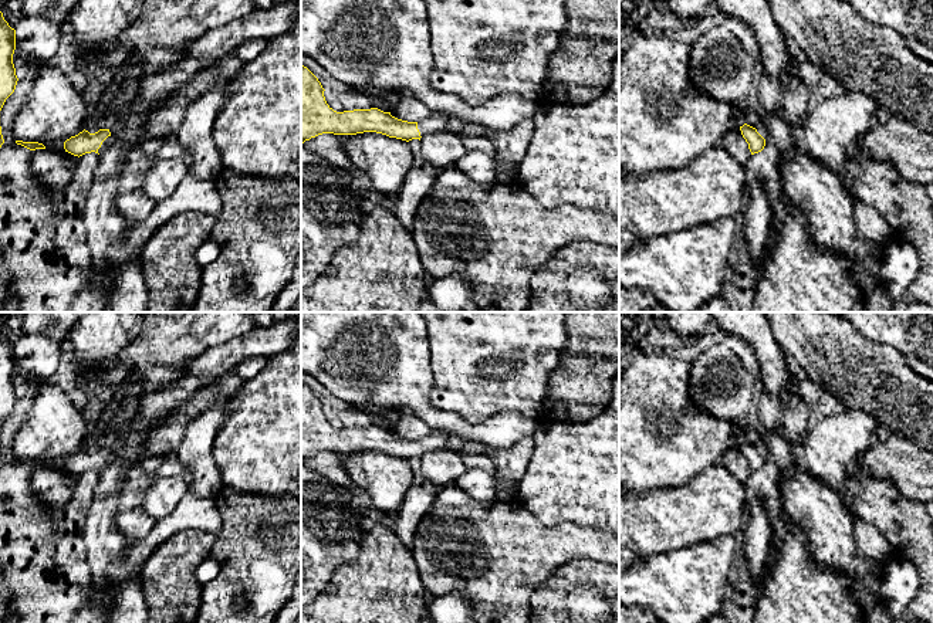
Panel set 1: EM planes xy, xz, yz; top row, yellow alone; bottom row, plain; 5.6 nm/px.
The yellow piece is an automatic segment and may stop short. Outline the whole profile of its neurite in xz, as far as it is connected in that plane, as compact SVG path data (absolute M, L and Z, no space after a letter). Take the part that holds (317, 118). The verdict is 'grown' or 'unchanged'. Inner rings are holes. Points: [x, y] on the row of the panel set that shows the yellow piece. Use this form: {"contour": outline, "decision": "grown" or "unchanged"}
{"contour": "M301 65L301 145L322 133L356 135L376 132L402 140L446 131L440 116L420 122L398 119L378 108L337 112L325 101L318 78Z", "decision": "grown"}

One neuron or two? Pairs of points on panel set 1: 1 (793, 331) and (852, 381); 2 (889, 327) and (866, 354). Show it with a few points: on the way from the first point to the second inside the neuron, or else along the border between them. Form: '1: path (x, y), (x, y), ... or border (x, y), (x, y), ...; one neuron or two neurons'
1: path (807, 335), (838, 366); one neuron
2: border (854, 327), (864, 335), (893, 346), (905, 361); two neurons

